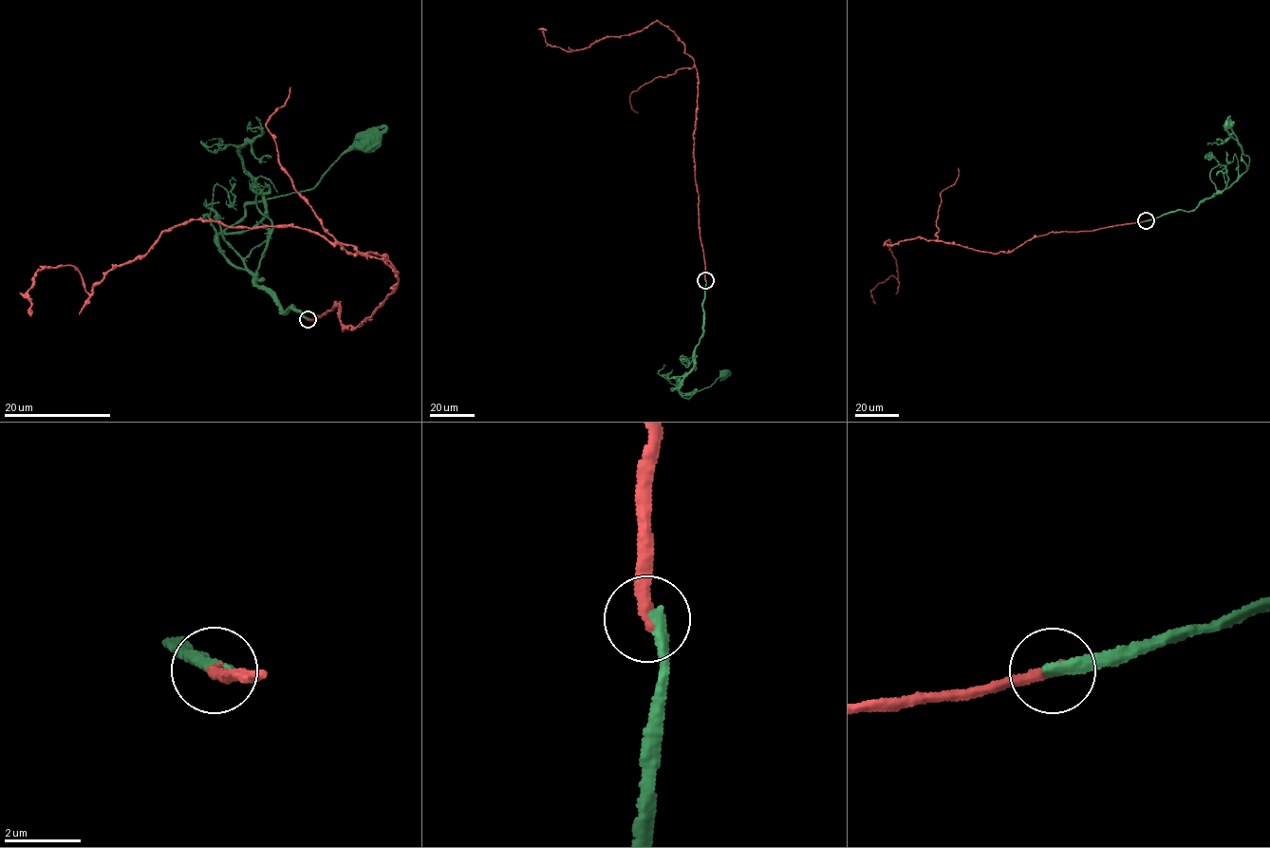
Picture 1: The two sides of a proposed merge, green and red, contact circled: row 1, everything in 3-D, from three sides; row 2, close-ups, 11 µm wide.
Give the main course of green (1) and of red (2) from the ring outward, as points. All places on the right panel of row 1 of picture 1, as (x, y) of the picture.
1: (1146, 220), (1178, 210), (1192, 211), (1206, 198), (1221, 193), (1248, 168), (1249, 158), (1242, 153), (1227, 124)
2: (1146, 220), (1051, 232), (1006, 253), (888, 239), (899, 283), (892, 275), (878, 284), (875, 304)

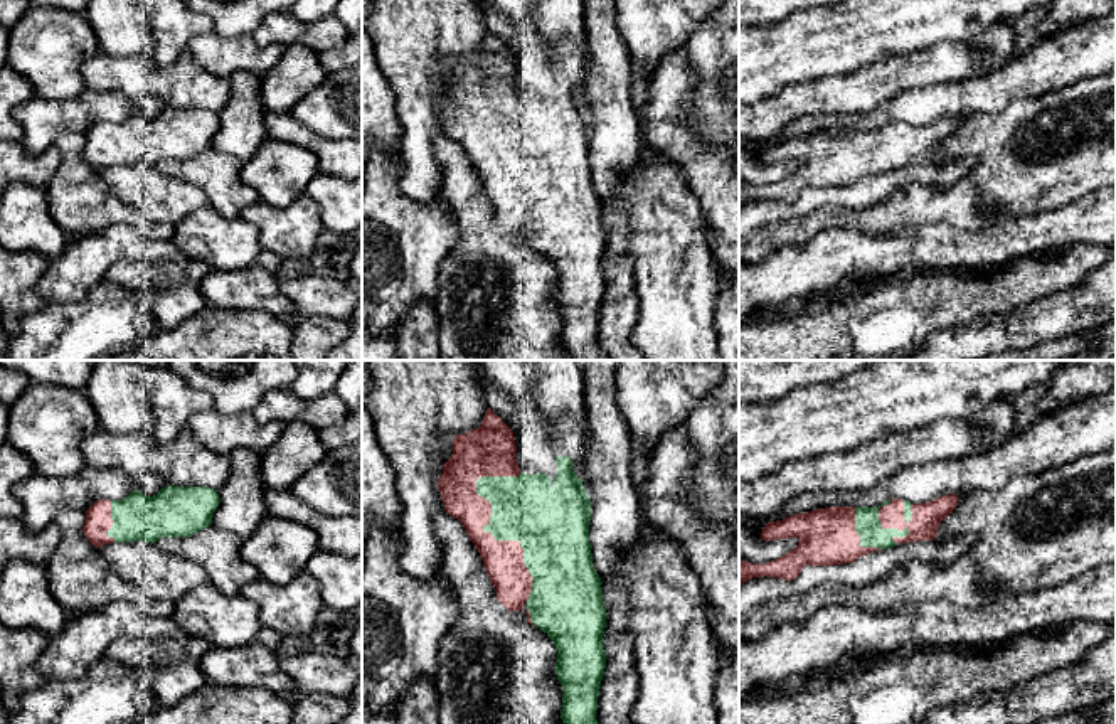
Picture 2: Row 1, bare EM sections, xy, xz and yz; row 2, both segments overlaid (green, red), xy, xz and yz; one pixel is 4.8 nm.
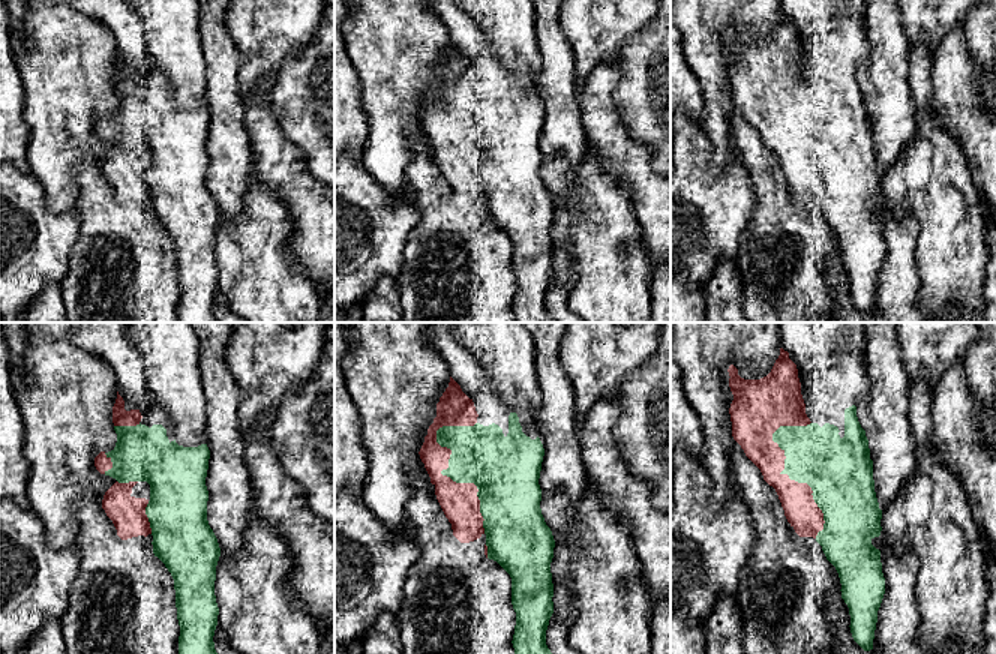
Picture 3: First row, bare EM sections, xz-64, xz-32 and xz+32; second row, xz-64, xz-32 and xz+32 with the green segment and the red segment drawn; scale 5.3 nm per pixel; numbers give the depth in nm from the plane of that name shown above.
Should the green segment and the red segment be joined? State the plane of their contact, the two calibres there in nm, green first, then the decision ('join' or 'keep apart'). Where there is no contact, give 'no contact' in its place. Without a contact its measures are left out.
meets green in xz; 360 nm thick on the green side, 190 nm on the other; keep apart

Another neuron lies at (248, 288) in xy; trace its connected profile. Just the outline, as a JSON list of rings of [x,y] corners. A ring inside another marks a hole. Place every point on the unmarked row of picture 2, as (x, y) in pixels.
[[[258,263],[241,269],[212,269],[200,281],[200,293],[214,308],[263,310],[290,327],[300,322],[293,303],[279,290],[279,278]]]

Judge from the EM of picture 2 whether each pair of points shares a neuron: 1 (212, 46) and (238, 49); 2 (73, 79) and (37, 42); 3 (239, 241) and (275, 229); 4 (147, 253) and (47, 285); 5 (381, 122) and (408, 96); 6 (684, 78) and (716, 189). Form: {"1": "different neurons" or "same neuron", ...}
{"1": "same neuron", "2": "same neuron", "3": "different neurons", "4": "same neuron", "5": "different neurons", "6": "same neuron"}

